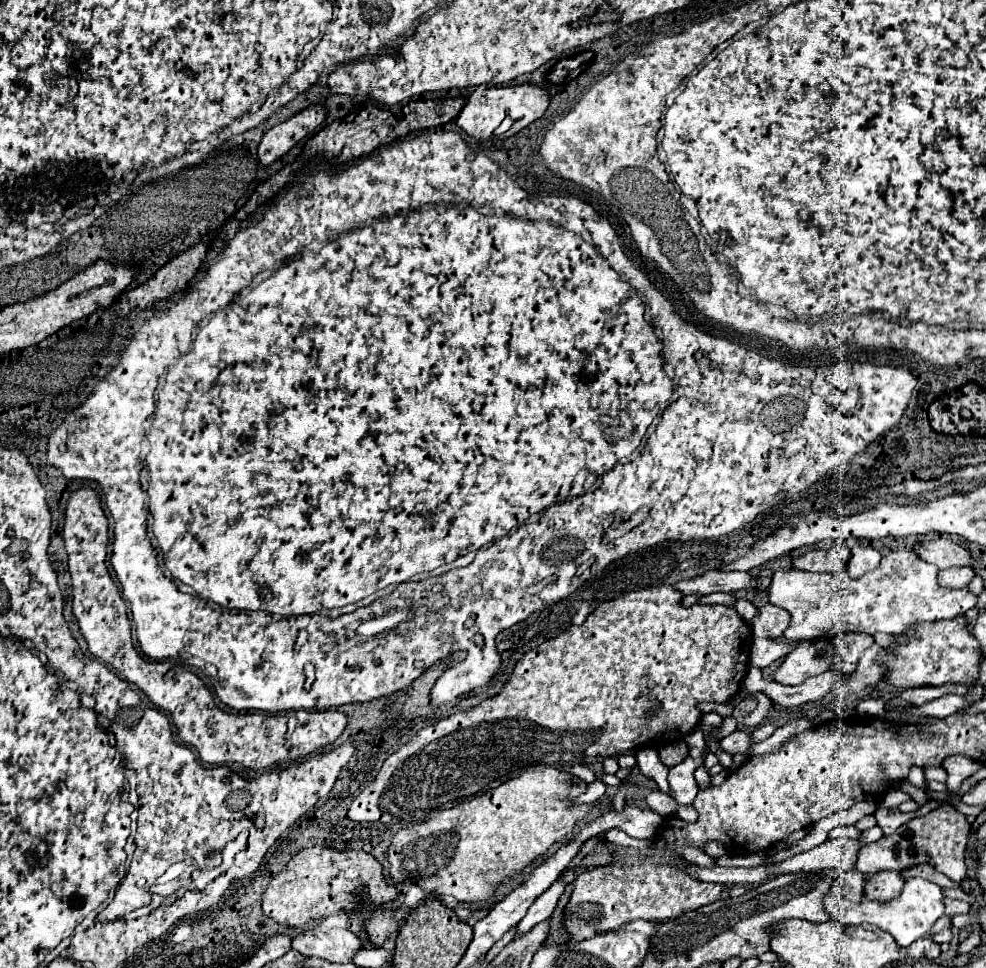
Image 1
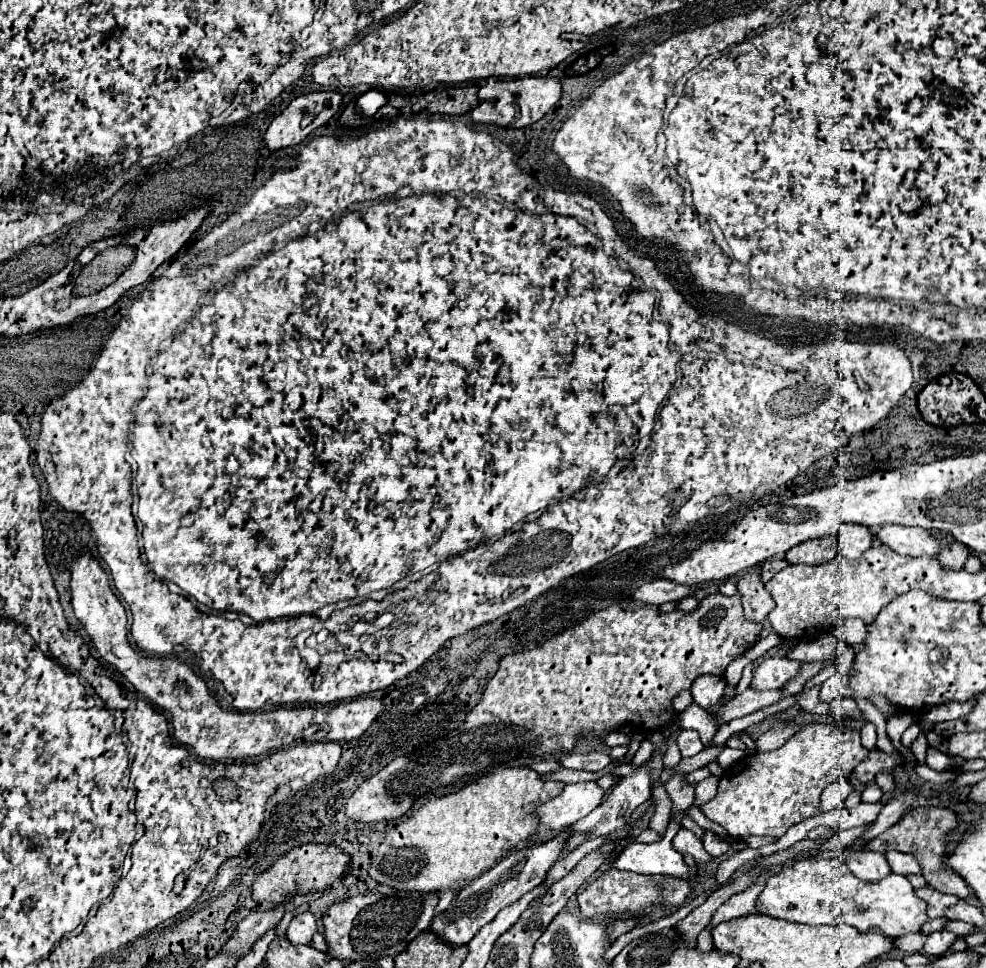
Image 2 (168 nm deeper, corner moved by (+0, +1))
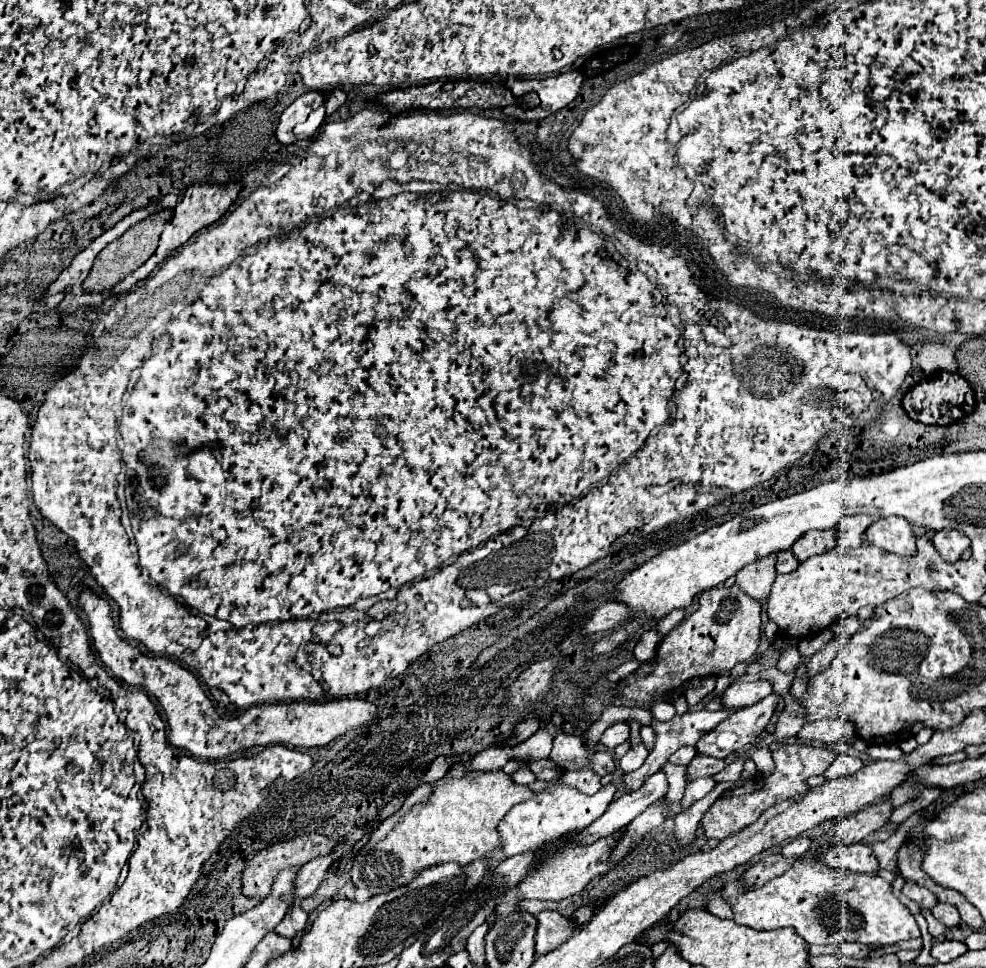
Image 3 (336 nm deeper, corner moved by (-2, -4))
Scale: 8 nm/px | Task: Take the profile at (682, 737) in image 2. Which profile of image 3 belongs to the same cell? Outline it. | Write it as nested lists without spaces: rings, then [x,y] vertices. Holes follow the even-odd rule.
[[[681,747],[679,751],[675,751],[675,753],[669,757],[669,763],[675,763],[675,765],[689,765],[695,755],[697,755],[697,749],[695,749],[695,747]]]

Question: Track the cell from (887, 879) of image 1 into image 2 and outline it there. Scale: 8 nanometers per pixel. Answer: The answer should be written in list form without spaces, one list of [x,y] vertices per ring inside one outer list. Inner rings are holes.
[[[843,850],[843,862],[847,864],[847,868],[857,876],[863,878],[867,882],[877,882],[879,878],[885,878],[887,874],[891,874],[887,862],[885,862],[885,854],[879,852],[871,852],[871,850]]]

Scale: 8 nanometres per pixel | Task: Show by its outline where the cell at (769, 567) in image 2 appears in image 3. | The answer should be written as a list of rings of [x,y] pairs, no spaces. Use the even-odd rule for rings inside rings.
[[[781,551],[781,553],[777,553],[777,565],[775,565],[777,573],[789,573],[789,571],[793,571],[797,565],[799,565],[799,561],[793,557],[791,551]]]

